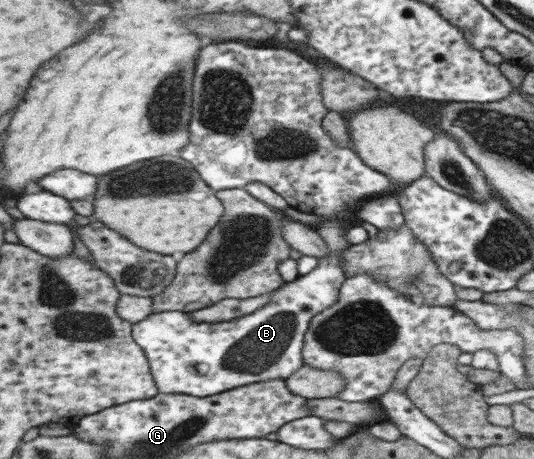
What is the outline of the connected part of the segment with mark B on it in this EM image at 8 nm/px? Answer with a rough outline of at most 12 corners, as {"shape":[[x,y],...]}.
{"shape":[[319,217],[317,268],[225,323],[152,313],[132,336],[160,393],[287,380],[337,302],[352,222]]}

